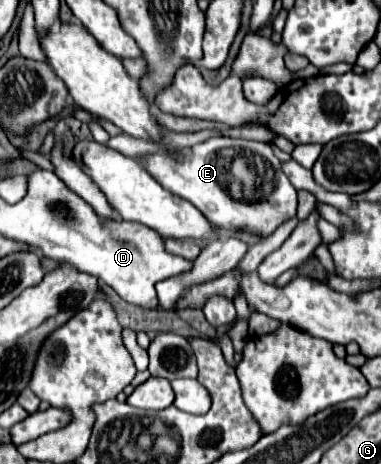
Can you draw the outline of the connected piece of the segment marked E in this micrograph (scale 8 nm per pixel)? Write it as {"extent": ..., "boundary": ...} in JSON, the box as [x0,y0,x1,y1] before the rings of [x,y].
{"extent":[143,138,297,240],"boundary":[[[209,138],[203,144],[195,144],[193,148],[183,148],[181,154],[183,154],[183,162],[177,162],[169,154],[145,156],[143,166],[147,168],[149,174],[153,174],[155,180],[161,182],[165,190],[191,202],[217,228],[225,228],[235,234],[247,232],[259,240],[265,240],[283,222],[291,220],[297,214],[297,190],[291,186],[291,182],[287,182],[287,176],[283,174],[283,168],[281,168],[281,160],[275,156],[271,142]]]}

